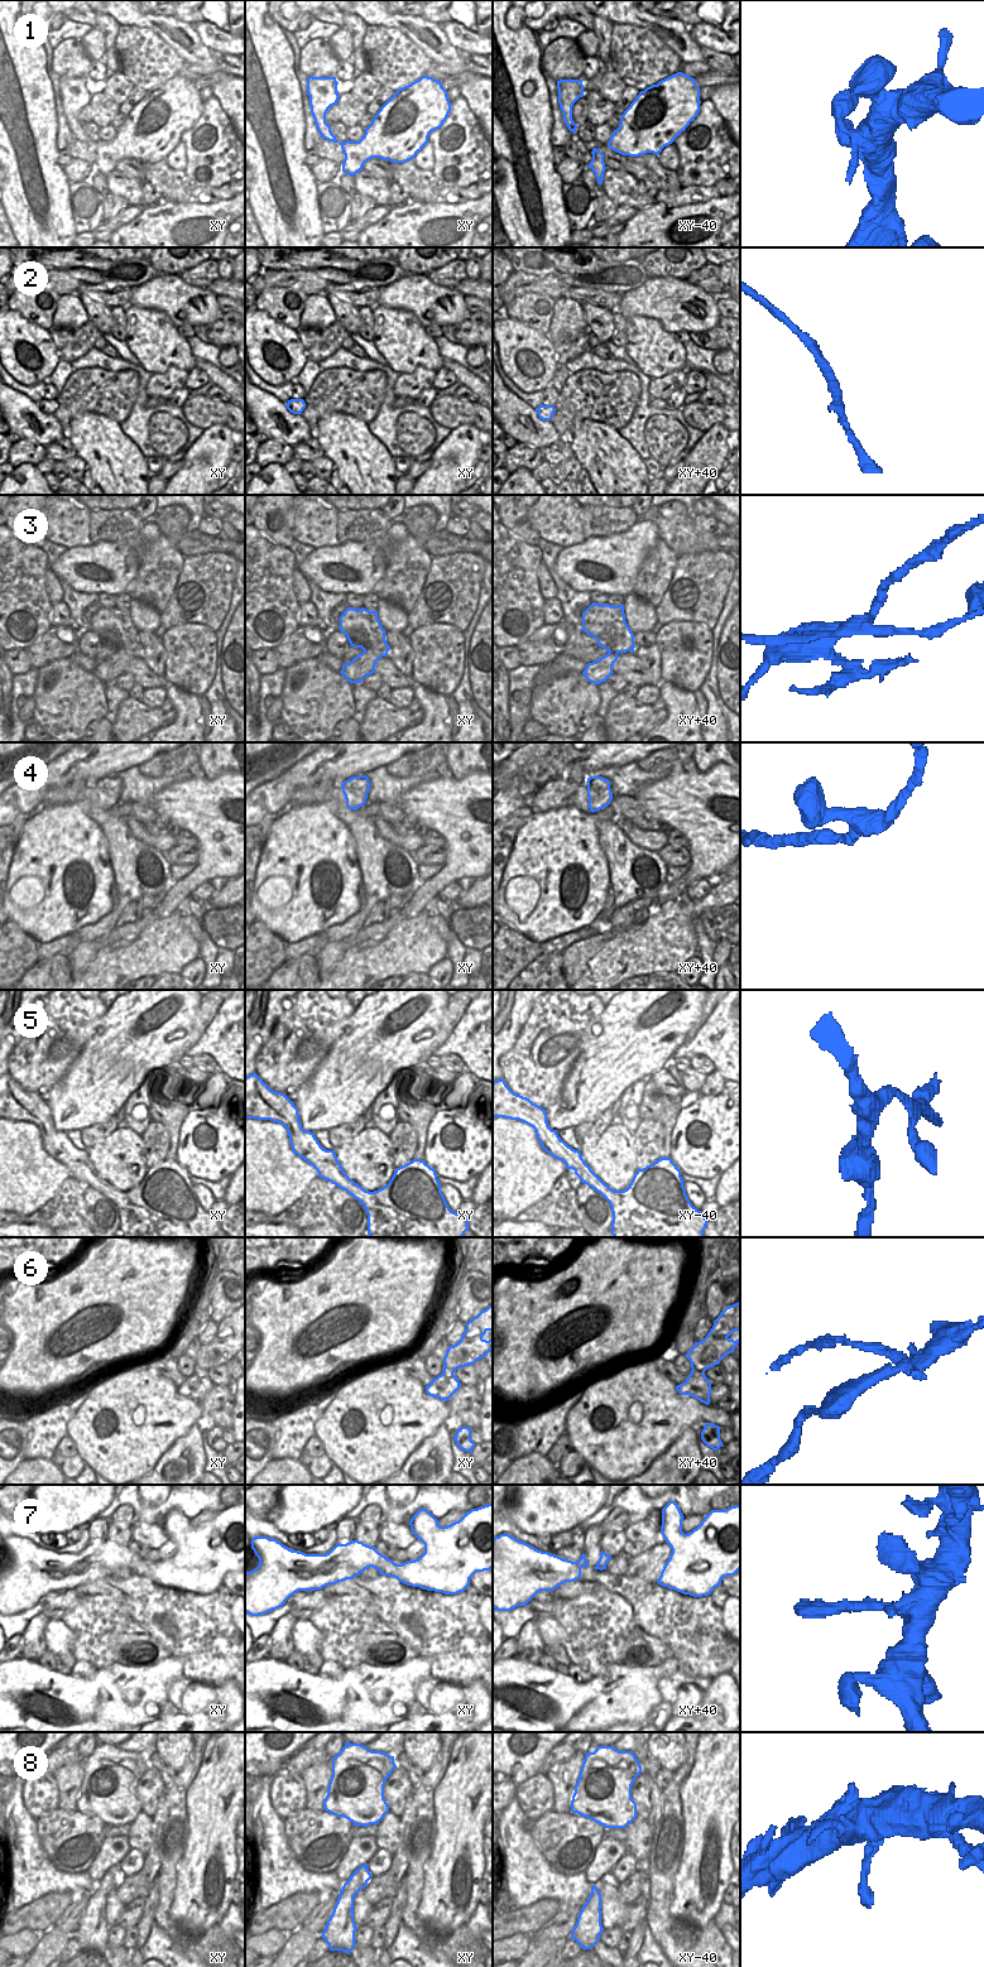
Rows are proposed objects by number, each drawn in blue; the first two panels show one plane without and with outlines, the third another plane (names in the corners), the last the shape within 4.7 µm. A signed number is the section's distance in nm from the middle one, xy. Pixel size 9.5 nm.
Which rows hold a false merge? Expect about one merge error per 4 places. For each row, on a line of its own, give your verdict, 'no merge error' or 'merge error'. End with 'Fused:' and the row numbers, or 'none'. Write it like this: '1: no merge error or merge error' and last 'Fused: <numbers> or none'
1: no merge error
2: no merge error
3: merge error
4: no merge error
5: no merge error
6: merge error
7: no merge error
8: no merge error
Fused: 3, 6

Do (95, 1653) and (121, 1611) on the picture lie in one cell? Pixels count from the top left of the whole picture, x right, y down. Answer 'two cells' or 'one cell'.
one cell

